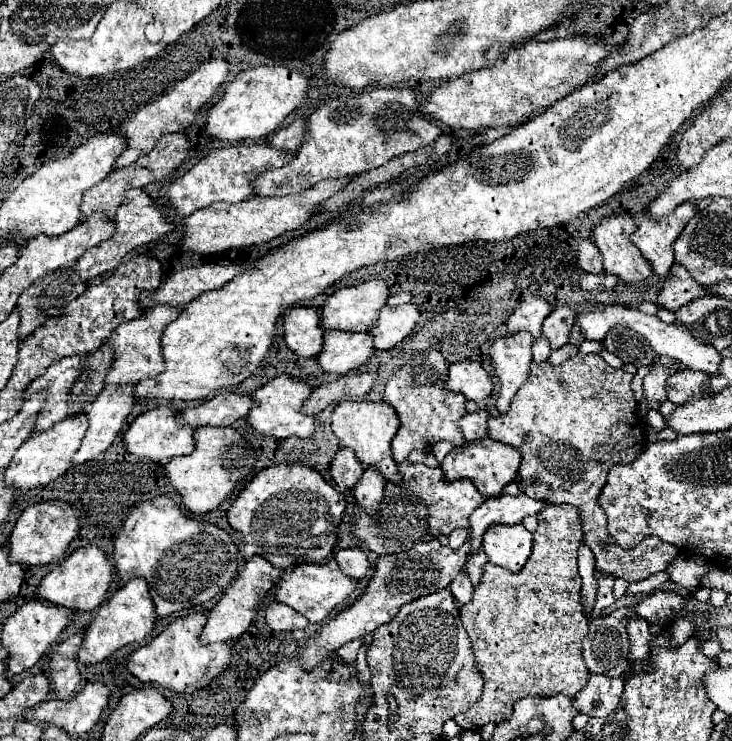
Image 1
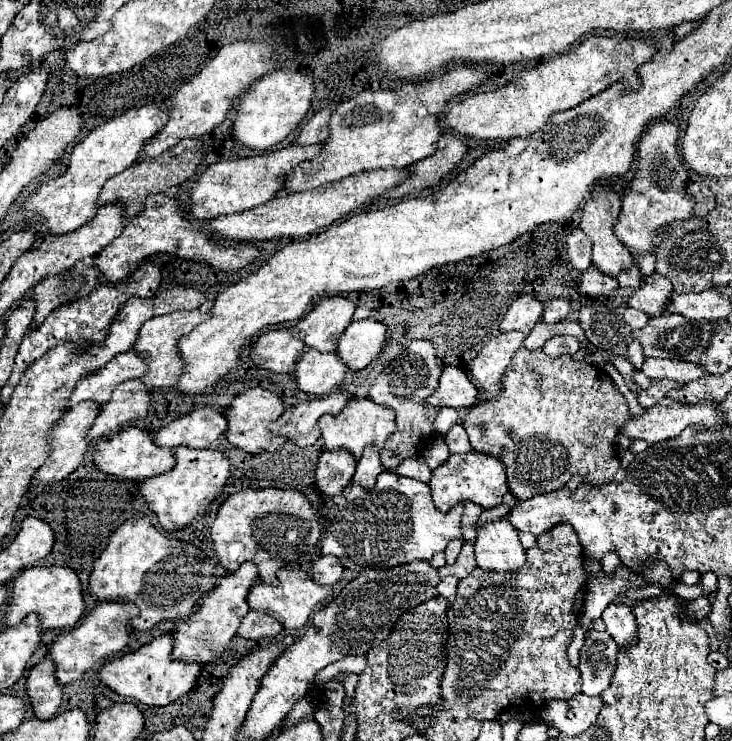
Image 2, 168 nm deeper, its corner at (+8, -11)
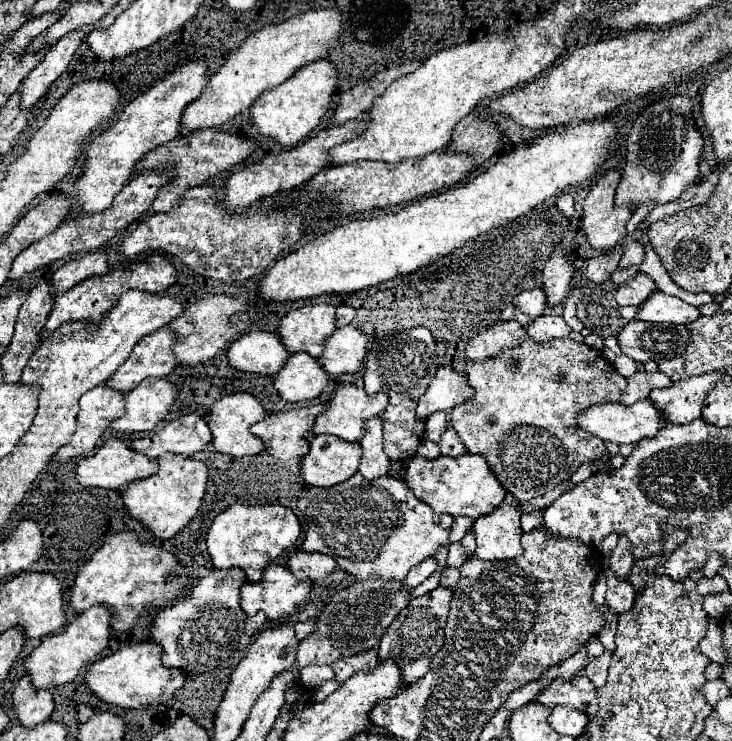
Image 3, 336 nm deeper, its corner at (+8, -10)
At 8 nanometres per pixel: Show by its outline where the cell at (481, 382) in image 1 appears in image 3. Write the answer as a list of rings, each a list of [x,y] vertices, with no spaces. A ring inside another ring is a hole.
[[[438,367],[426,393],[418,399],[416,417],[426,419],[434,411],[452,411],[456,405],[472,397],[472,387],[464,375],[452,367]]]

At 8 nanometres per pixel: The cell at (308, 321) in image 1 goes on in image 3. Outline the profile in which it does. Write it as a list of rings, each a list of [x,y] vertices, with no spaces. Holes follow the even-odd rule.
[[[250,331],[228,349],[228,363],[240,371],[276,375],[288,359],[288,351],[270,331]]]

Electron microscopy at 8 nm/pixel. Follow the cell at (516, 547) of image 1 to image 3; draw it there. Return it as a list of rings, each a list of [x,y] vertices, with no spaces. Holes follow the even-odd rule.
[[[518,501],[502,503],[490,515],[476,519],[472,531],[476,537],[476,557],[486,561],[516,559],[522,555],[520,547],[520,511],[516,509]]]

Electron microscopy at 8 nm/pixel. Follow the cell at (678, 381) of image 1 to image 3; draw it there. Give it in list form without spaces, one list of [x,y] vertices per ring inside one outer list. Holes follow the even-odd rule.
[[[638,371],[634,377],[628,379],[628,387],[622,395],[622,403],[630,405],[630,403],[636,403],[638,399],[646,399],[650,395],[652,389],[656,387],[670,387],[672,385],[672,379],[664,373],[646,373],[646,371]]]

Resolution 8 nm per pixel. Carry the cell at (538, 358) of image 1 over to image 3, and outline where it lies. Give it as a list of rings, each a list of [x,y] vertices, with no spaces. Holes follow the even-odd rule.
[[[540,315],[540,317],[536,317],[526,327],[526,331],[528,331],[528,335],[536,343],[548,343],[554,337],[566,339],[570,335],[570,327],[566,325],[566,321],[562,317],[552,317],[552,315]]]

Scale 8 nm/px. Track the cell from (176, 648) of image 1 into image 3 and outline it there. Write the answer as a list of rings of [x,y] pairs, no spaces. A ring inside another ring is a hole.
[[[142,641],[114,651],[112,655],[92,663],[86,671],[86,683],[92,693],[110,705],[124,709],[144,709],[160,705],[172,699],[172,695],[184,685],[184,671],[178,667],[166,667],[162,663],[162,647],[154,641]]]

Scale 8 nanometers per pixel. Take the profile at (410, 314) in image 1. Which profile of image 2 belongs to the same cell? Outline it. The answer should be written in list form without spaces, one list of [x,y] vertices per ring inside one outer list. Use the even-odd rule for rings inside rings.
[[[360,320],[348,324],[336,340],[336,354],[350,370],[366,368],[380,352],[386,338],[386,328],[376,320]]]

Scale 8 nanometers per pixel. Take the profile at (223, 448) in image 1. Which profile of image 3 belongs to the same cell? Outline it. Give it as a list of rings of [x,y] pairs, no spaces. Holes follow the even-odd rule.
[[[174,453],[158,457],[158,465],[160,471],[156,475],[128,483],[122,493],[122,499],[130,517],[142,521],[156,537],[170,539],[196,517],[210,481],[210,473],[206,463]]]

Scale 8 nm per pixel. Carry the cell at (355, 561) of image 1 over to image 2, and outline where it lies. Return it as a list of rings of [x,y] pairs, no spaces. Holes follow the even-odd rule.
[[[320,556],[320,558],[312,558],[312,568],[310,568],[310,574],[312,574],[312,580],[316,584],[336,584],[338,580],[342,580],[342,564],[336,556]]]

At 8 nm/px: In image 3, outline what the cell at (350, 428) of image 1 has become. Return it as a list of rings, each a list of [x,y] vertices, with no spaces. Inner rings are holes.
[[[356,385],[340,387],[330,399],[330,407],[316,417],[314,433],[330,433],[346,441],[358,443],[364,435],[366,423],[372,417],[378,417],[388,407],[388,395],[366,395],[364,389]]]

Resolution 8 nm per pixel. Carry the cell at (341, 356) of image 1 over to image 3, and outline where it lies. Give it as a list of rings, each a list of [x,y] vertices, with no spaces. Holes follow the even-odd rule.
[[[294,353],[286,361],[284,369],[274,375],[274,385],[286,401],[316,399],[328,385],[328,373],[308,353]]]

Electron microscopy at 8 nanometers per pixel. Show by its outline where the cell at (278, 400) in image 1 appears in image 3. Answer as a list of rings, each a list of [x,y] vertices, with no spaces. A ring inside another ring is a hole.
[[[250,393],[226,395],[224,403],[214,403],[214,407],[212,407],[210,415],[208,415],[208,425],[210,425],[210,431],[214,435],[212,443],[214,443],[216,451],[228,453],[232,457],[244,457],[244,455],[262,453],[266,449],[266,445],[256,435],[250,435],[250,427],[254,423],[262,421],[266,415],[268,415],[268,411],[262,407],[260,399],[256,395],[250,395]]]

